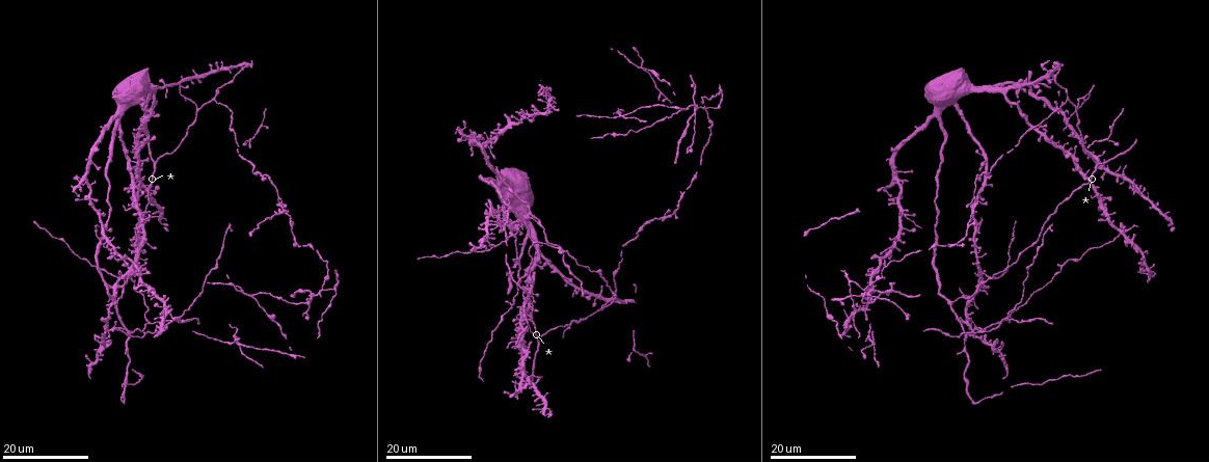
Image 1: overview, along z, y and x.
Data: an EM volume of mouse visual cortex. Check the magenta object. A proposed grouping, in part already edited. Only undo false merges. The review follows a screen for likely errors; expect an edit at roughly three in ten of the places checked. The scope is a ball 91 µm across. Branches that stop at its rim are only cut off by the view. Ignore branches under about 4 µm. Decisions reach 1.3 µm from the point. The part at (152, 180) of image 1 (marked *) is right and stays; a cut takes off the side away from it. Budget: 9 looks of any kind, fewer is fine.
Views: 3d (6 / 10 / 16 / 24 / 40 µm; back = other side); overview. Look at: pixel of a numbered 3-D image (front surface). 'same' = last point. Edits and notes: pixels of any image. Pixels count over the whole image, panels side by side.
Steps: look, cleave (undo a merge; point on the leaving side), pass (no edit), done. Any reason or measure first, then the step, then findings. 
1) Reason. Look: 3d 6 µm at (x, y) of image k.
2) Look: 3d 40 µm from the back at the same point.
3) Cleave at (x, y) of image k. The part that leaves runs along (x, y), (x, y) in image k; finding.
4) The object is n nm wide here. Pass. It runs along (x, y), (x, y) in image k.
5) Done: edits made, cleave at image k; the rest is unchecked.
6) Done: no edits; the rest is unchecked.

Four arms meet. Look: 3d 16 µm at (510, 236) of image 1.

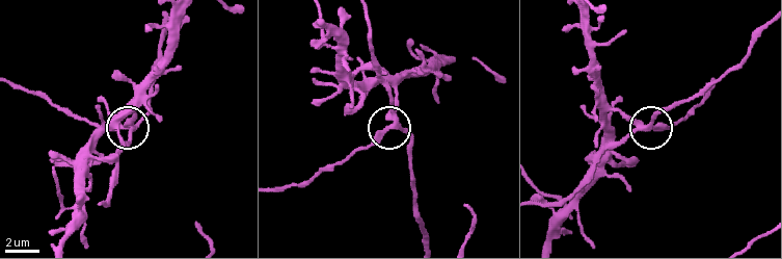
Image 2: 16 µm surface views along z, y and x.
Look: 3d 10 µm at (391, 121) of image 2.

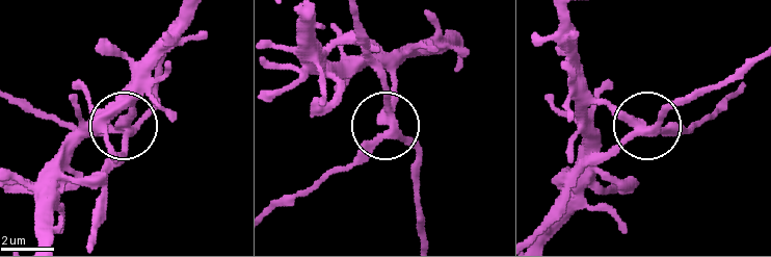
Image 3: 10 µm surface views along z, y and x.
Look: 3d 6 µm at (651, 129) of image 3.

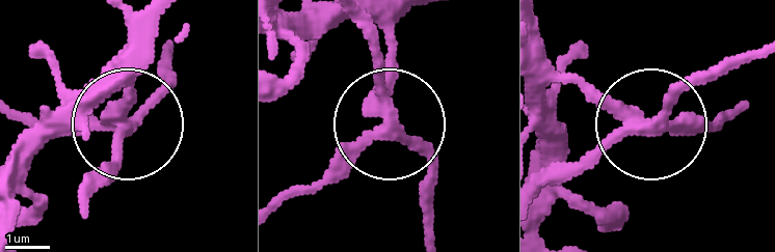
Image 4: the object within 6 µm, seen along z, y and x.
The object is 320 nm wide here. Pass. It runs along (763, 45), (706, 71), (655, 122), (718, 127) in image 4; continuous, no second neuron.

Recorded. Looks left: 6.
Branch point. Look: 3d 24 µm at (534, 244) of image 1.

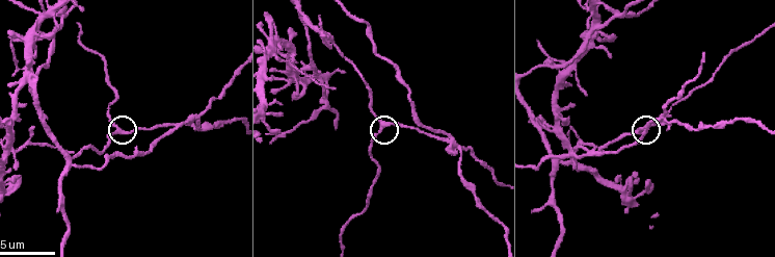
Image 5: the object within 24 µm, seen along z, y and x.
Look: 3d 10 µm at (125, 132) of image 5.

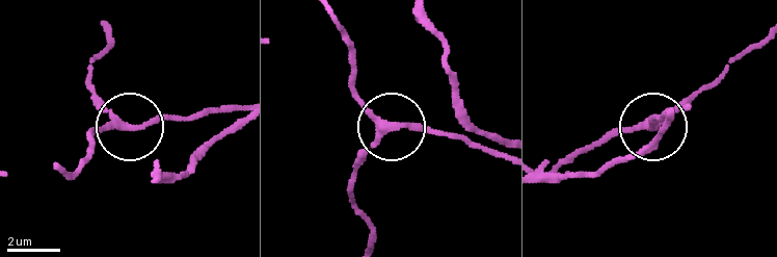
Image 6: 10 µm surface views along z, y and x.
3 arms meet here. Pass. Continuous, no second neuron.

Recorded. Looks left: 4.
Small branch off a trunk. Look: 3d 10 µm at (665, 116) of image 5.

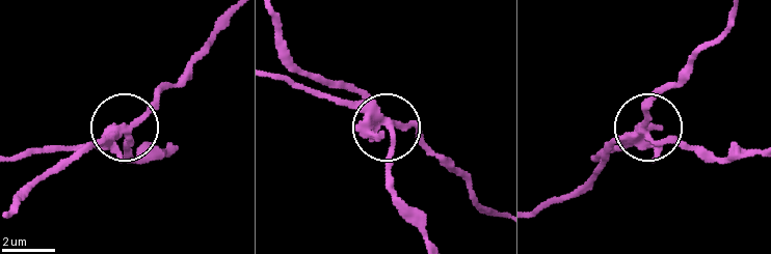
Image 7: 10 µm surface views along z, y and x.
Look: 3d 6 µm at (645, 133) of image 7.

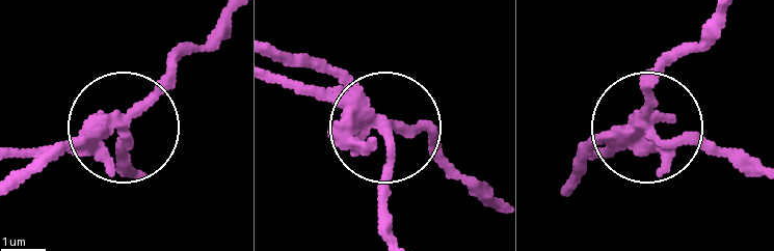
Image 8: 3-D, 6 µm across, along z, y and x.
The side arm is 13 µm long; 5 arms meet here. Cleave at (56, 160) of image 8. Two neurons meet here.

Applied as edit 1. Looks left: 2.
Thin arm on a thick one. Look: 3d 10 µm at (17, 149) of image 5.

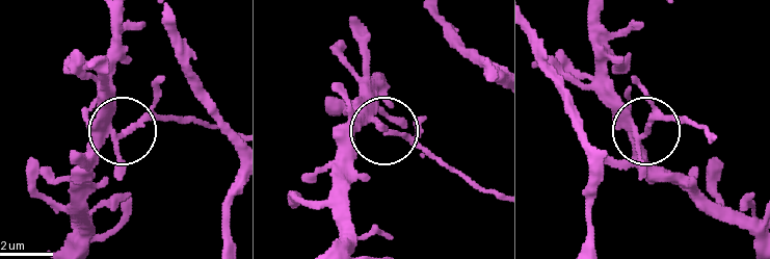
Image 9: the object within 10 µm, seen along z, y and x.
3 arms meet here. Cleave at (144, 120) of image 9. A second neuron is stuck on.

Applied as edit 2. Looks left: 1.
Done: edits made, cleave at image 8, cleave at image 9; the rest is unchecked.

